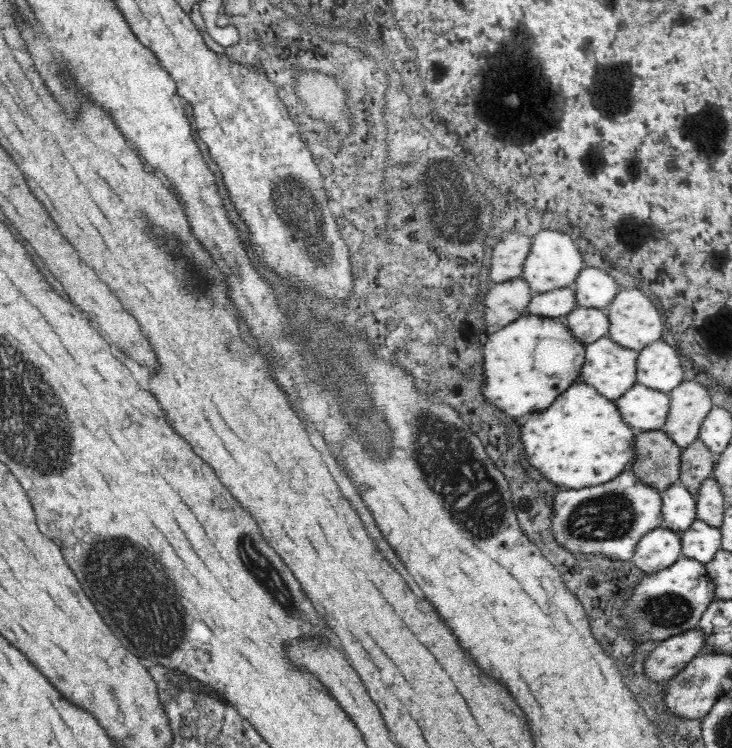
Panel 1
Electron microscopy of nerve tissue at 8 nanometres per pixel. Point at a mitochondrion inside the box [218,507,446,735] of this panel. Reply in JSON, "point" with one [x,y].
{"point":[256,562]}

